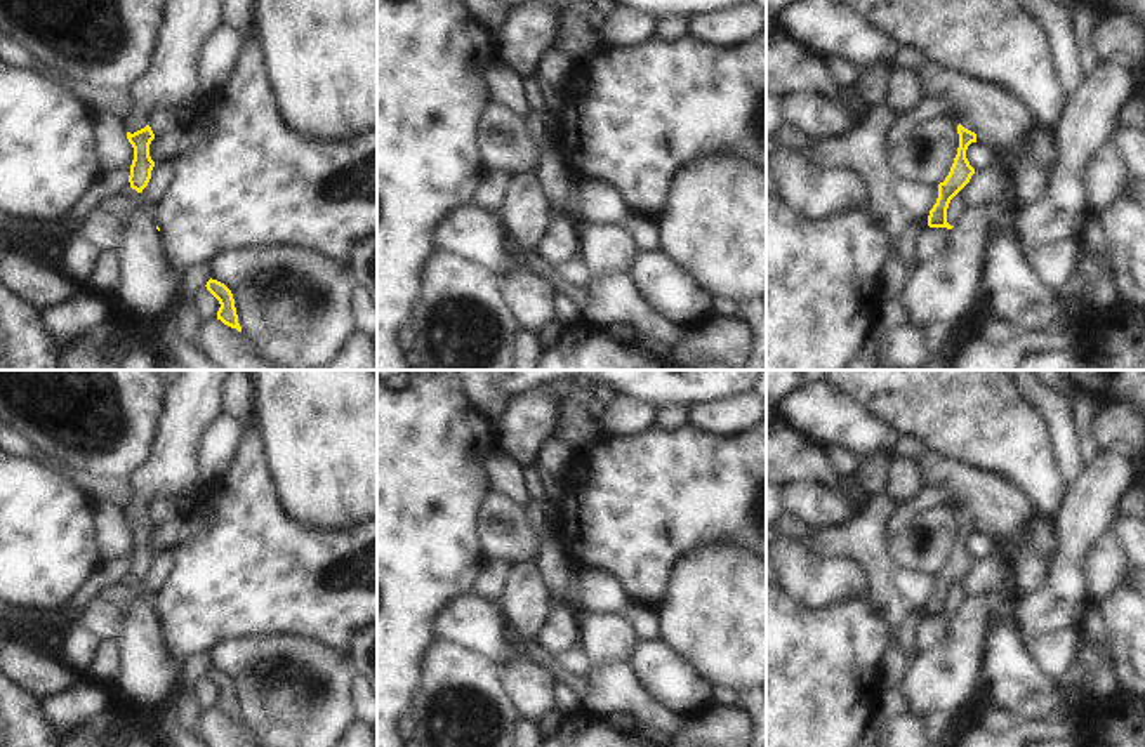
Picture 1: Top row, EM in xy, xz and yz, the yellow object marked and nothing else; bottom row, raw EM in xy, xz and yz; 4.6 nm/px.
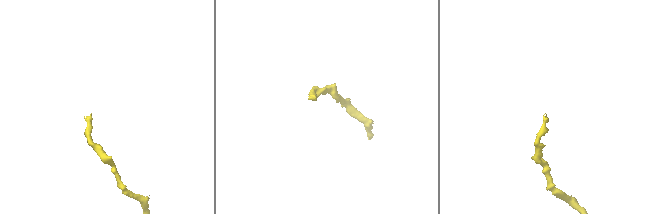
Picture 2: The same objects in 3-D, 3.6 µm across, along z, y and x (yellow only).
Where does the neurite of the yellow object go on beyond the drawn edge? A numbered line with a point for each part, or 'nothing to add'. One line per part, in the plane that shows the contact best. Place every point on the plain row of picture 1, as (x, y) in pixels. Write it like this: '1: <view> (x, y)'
1: yz (999, 506)

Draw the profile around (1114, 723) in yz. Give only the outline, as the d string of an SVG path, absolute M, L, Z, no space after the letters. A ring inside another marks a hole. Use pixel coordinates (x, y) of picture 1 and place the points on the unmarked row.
M1122 693L1107 702L1088 702L1082 723L1074 735L1084 747L1145 747L1145 705L1126 704Z

